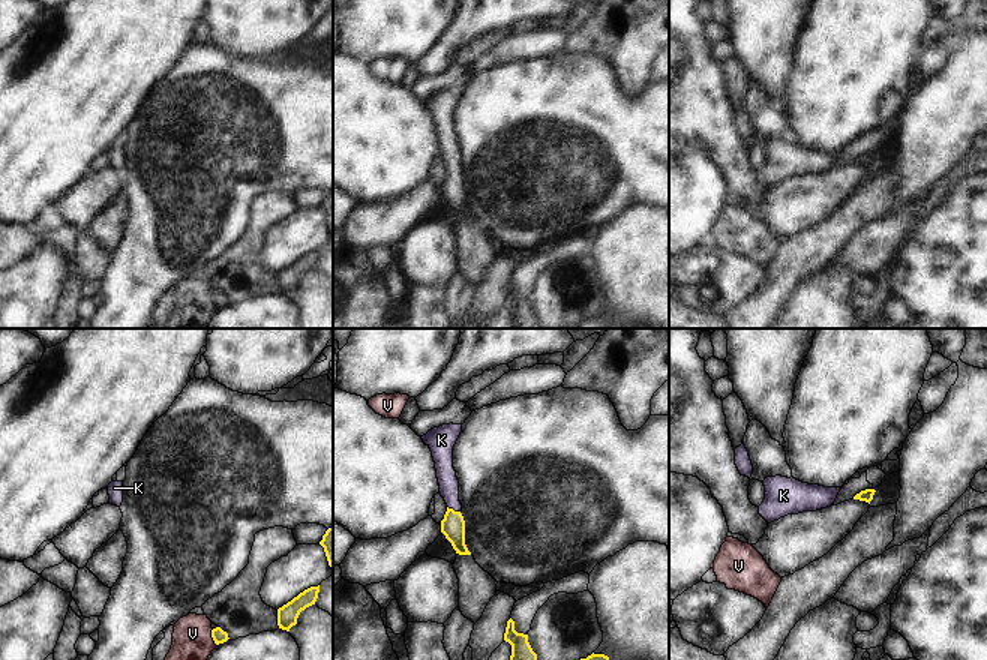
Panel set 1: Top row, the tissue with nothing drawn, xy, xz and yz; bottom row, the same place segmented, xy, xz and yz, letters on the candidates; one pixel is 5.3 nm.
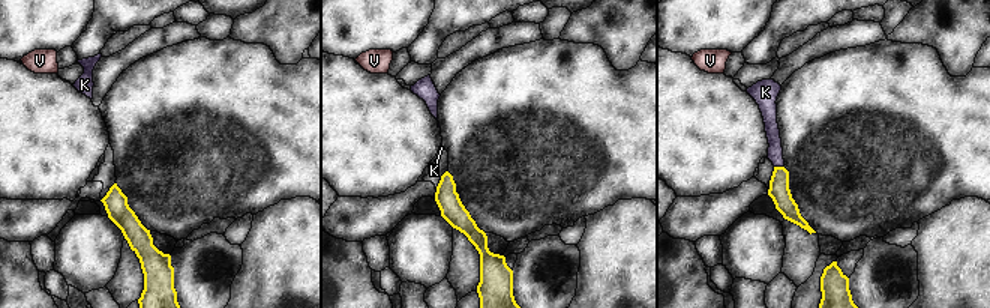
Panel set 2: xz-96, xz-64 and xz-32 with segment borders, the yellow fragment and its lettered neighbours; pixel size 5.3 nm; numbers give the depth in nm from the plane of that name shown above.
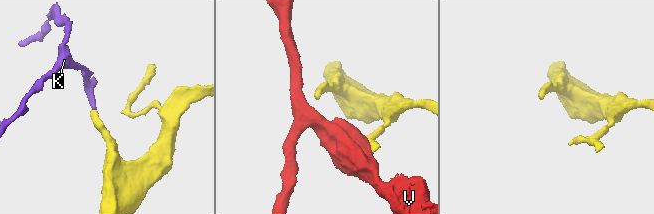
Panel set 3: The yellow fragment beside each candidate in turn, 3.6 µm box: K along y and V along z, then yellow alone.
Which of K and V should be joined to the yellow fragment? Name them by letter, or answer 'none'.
K

